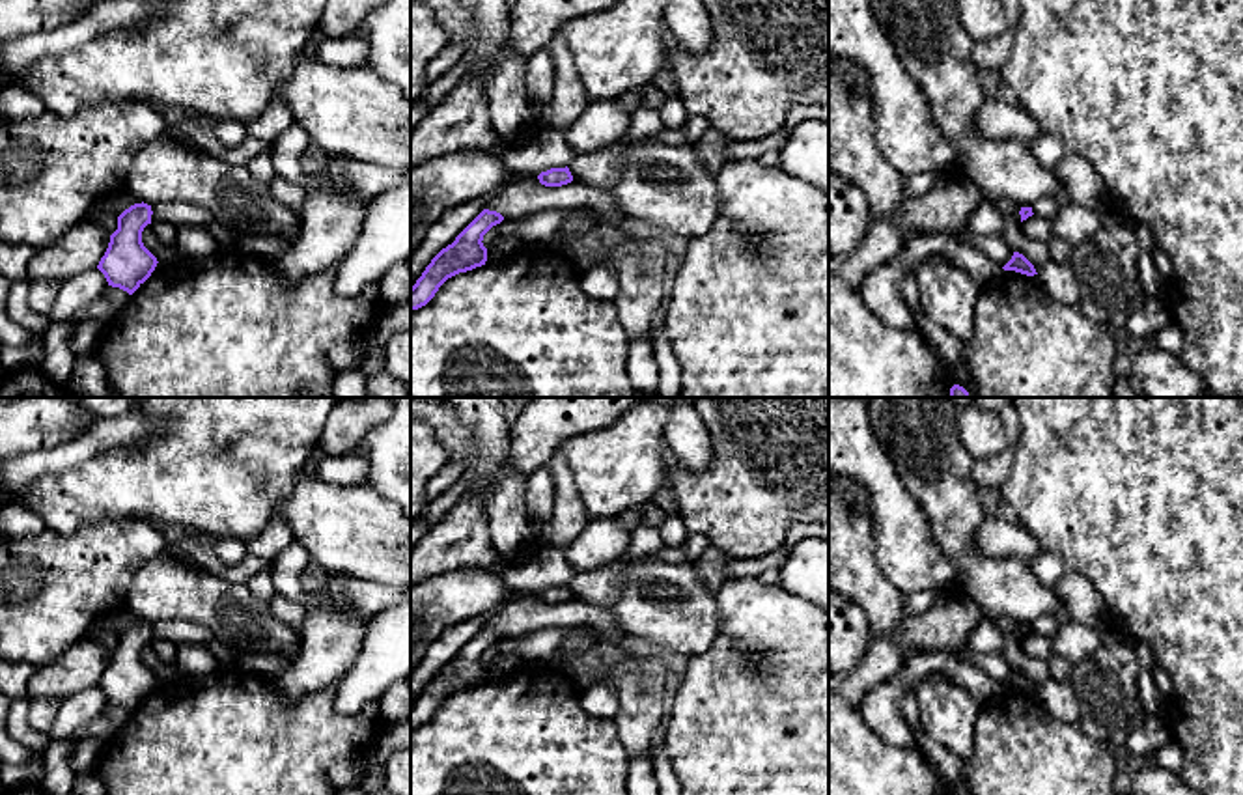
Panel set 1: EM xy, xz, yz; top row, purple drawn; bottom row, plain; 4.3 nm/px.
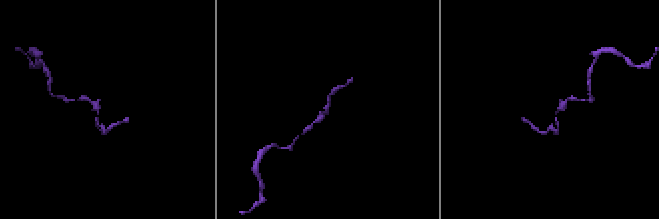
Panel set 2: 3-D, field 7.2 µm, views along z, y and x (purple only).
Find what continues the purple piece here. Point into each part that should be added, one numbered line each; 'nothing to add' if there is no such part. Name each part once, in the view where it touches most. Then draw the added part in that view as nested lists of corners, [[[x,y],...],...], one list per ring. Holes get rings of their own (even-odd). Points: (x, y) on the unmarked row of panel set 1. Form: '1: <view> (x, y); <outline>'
nothing to add

